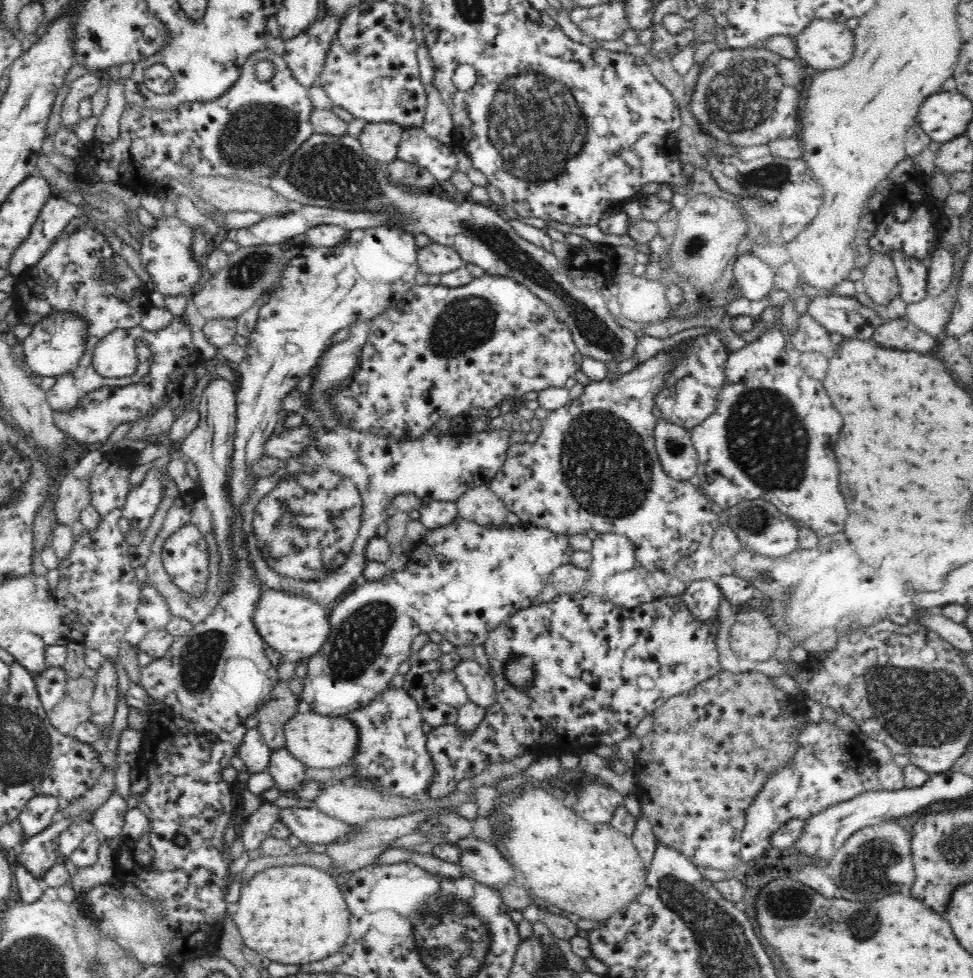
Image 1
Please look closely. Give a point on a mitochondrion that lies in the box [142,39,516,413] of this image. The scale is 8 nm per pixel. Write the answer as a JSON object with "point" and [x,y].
{"point":[329,171]}

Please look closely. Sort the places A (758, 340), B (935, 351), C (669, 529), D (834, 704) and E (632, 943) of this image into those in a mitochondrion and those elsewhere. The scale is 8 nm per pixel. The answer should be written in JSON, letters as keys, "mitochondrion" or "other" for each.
{"A":"other","B":"other","C":"other","D":"other","E":"other"}

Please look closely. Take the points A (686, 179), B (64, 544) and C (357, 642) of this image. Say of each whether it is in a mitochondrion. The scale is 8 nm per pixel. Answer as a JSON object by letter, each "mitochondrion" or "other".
{"A":"other","B":"other","C":"mitochondrion"}

